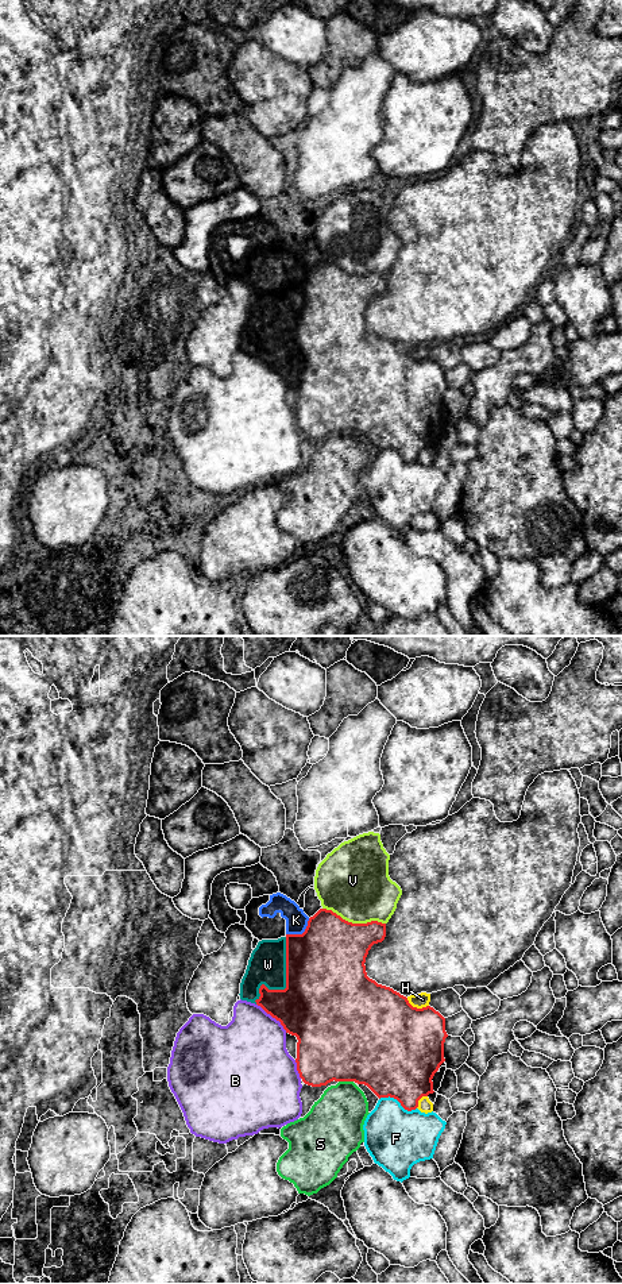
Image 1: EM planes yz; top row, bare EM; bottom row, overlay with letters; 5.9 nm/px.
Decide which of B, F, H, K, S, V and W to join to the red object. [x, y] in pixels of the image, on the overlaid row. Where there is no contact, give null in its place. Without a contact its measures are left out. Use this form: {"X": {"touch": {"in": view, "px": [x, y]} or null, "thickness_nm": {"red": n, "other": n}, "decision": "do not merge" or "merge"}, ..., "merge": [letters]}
{"B": {"touch": {"in": "yz", "px": [273, 1017]}, "thickness_nm": {"red": 400, "other": 440}, "decision": "do not merge"}, "F": {"touch": {"in": "yz", "px": [398, 1101]}, "thickness_nm": {"red": 460, "other": 360}, "decision": "do not merge"}, "H": {"touch": {"in": "yz", "px": [416, 1007]}, "thickness_nm": {"red": 500, "other": 90}, "decision": "do not merge"}, "K": {"touch": {"in": "yz", "px": [302, 933]}, "thickness_nm": {"red": 460, "other": 130}, "decision": "do not merge"}, "S": {"touch": {"in": "yz", "px": [346, 1080]}, "thickness_nm": {"red": 500, "other": 320}, "decision": "do not merge"}, "V": {"touch": {"in": "yz", "px": [354, 924]}, "thickness_nm": {"red": 420, "other": 420}, "decision": "do not merge"}, "W": {"touch": {"in": "yz", "px": [286, 983]}, "thickness_nm": {"red": 500, "other": 220}, "decision": "do not merge"}, "merge": []}

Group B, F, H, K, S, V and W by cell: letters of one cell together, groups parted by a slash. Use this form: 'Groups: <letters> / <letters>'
Groups: B / F / H W / K / S / V

